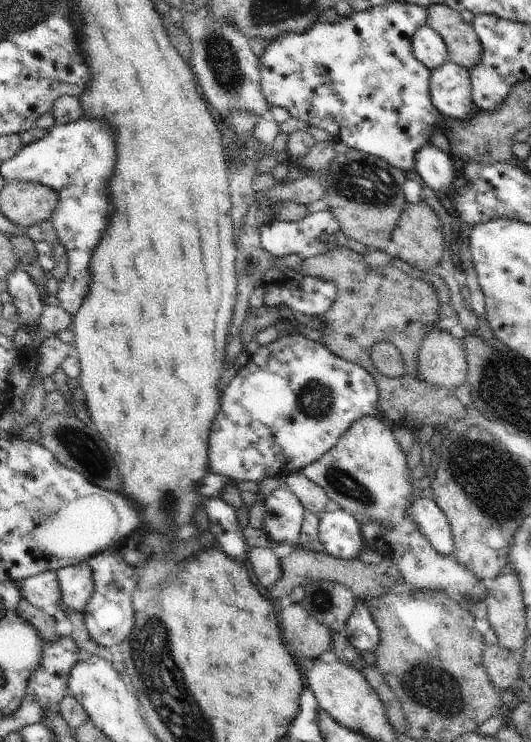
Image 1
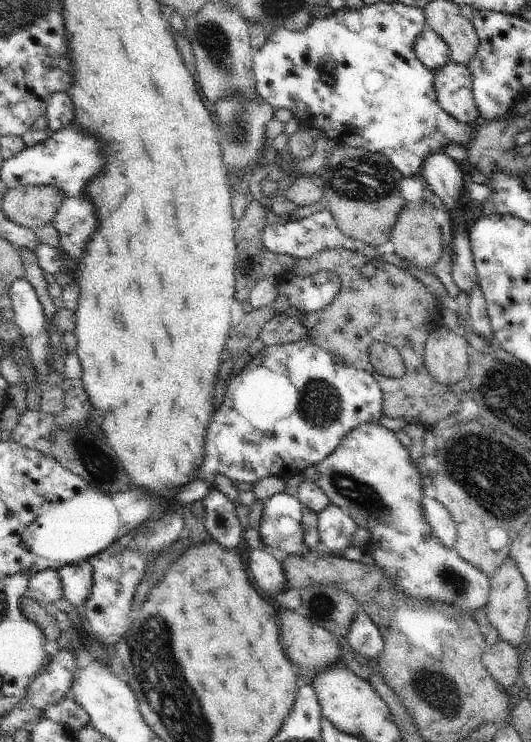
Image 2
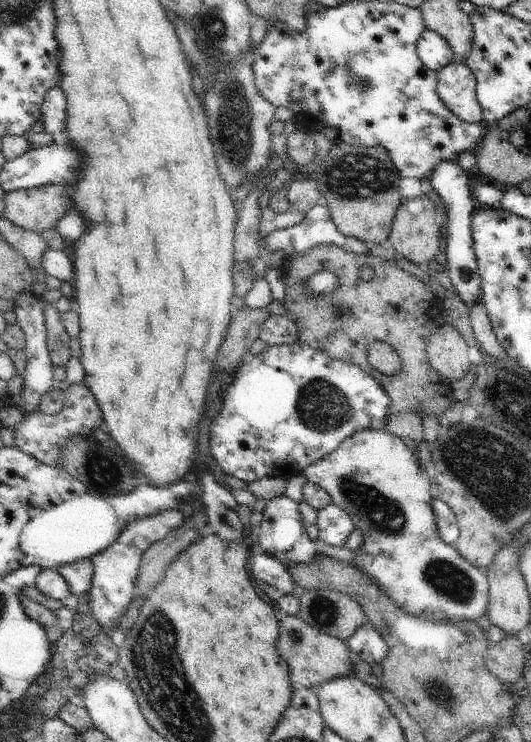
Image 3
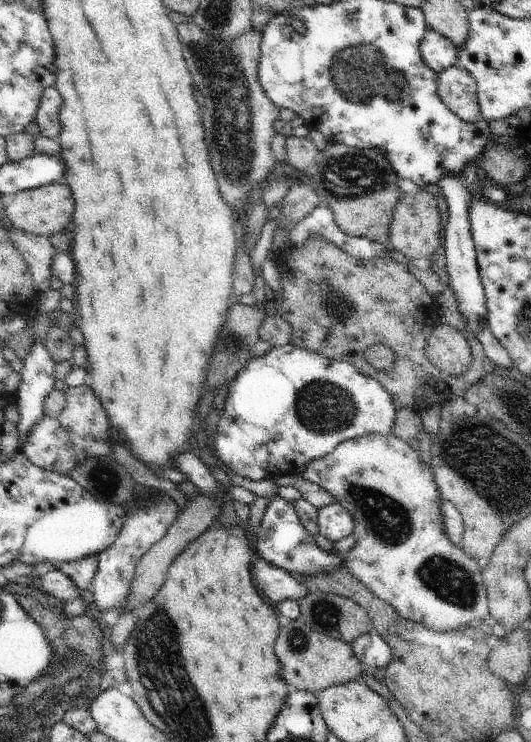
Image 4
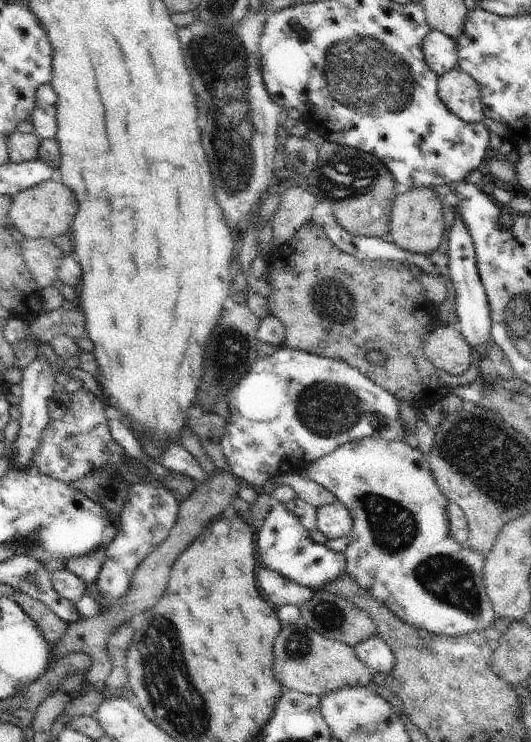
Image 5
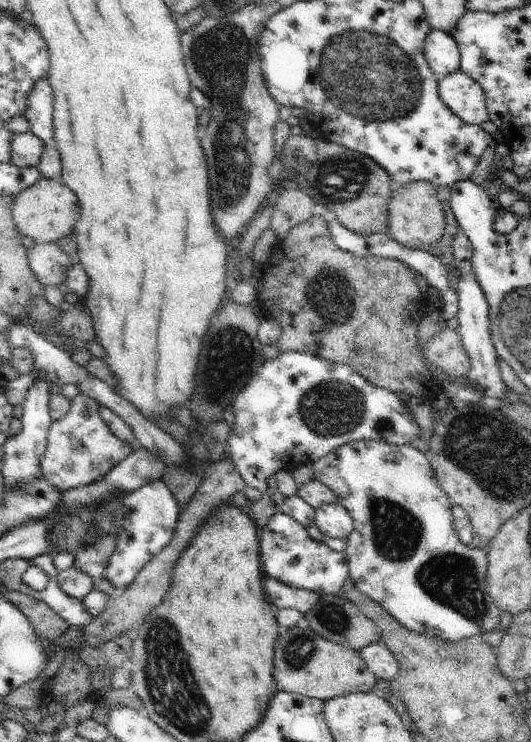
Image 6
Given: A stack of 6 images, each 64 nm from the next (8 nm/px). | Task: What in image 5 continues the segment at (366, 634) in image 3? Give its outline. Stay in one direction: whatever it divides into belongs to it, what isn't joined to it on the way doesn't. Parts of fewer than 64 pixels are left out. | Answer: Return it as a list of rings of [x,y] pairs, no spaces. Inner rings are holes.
[[[380,635],[374,638],[368,638],[360,642],[356,648],[353,648],[358,658],[364,662],[373,673],[384,673],[387,676],[394,668],[395,656],[390,647],[380,638]]]

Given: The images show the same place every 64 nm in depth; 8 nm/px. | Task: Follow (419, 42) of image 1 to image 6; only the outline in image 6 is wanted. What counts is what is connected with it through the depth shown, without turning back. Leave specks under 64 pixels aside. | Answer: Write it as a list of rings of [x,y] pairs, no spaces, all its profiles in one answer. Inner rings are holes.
[[[431,29],[424,42],[424,56],[438,80],[444,80],[448,74],[460,68],[458,45],[450,33]]]

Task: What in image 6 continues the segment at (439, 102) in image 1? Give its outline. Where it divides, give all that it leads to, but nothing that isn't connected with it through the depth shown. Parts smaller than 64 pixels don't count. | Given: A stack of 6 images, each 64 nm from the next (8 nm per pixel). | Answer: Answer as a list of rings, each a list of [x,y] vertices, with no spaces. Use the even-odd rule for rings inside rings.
[[[458,69],[439,81],[438,92],[440,100],[466,124],[480,126],[489,120],[483,88],[464,71]]]

